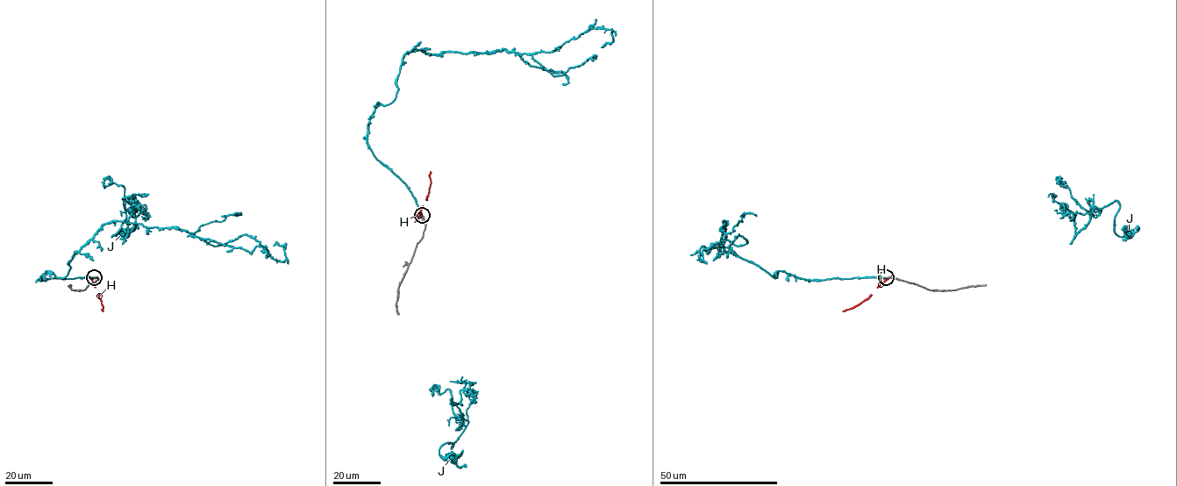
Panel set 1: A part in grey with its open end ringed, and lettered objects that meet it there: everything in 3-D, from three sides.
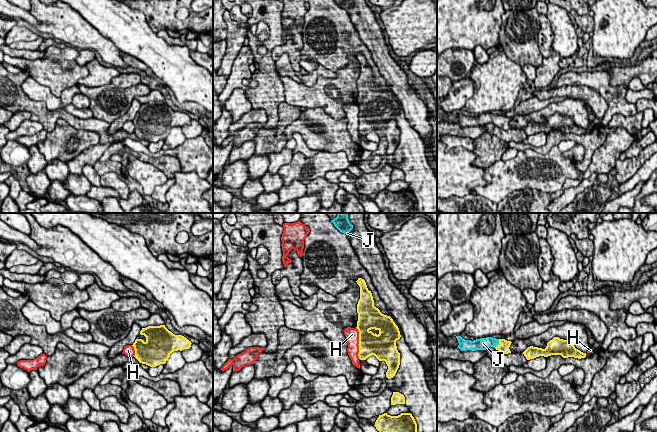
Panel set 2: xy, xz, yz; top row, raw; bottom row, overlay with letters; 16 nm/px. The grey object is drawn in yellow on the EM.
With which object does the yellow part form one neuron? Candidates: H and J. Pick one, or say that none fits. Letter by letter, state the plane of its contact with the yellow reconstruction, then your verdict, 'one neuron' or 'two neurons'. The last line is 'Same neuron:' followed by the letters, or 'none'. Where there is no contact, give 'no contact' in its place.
H: contact in xz; two neurons
J: contact in yz; one neuron
Same neuron: J

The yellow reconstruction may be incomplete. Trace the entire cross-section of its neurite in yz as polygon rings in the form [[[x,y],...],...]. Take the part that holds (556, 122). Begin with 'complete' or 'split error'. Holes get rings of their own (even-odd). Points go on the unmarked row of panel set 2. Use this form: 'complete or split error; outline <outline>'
complete; outline [[[554,113],[550,116],[545,125],[530,122],[522,130],[527,136],[539,132],[548,133],[551,131],[561,131],[563,134],[574,133],[578,135],[586,133],[586,129],[576,125],[571,117],[563,116],[559,113]]]

